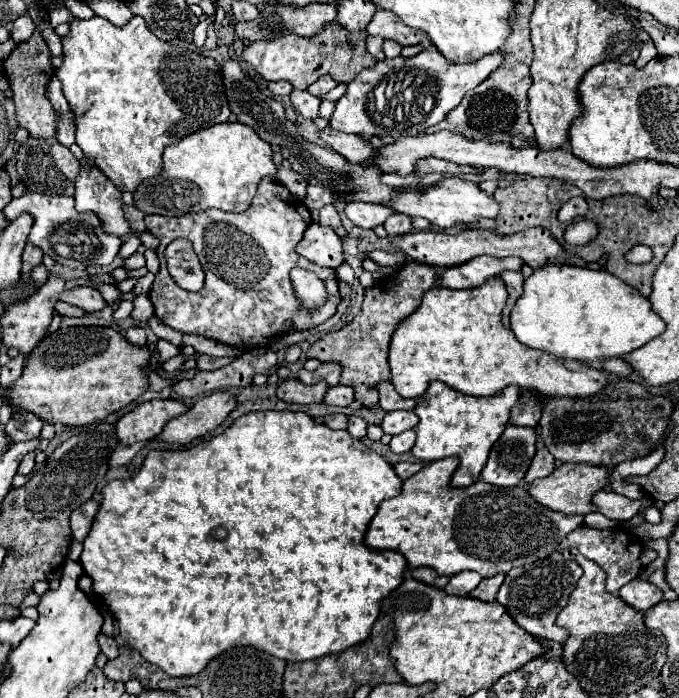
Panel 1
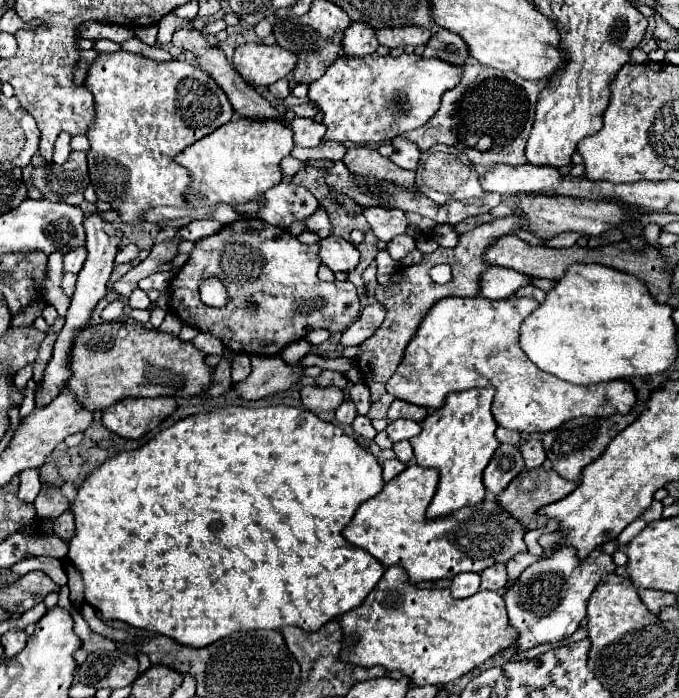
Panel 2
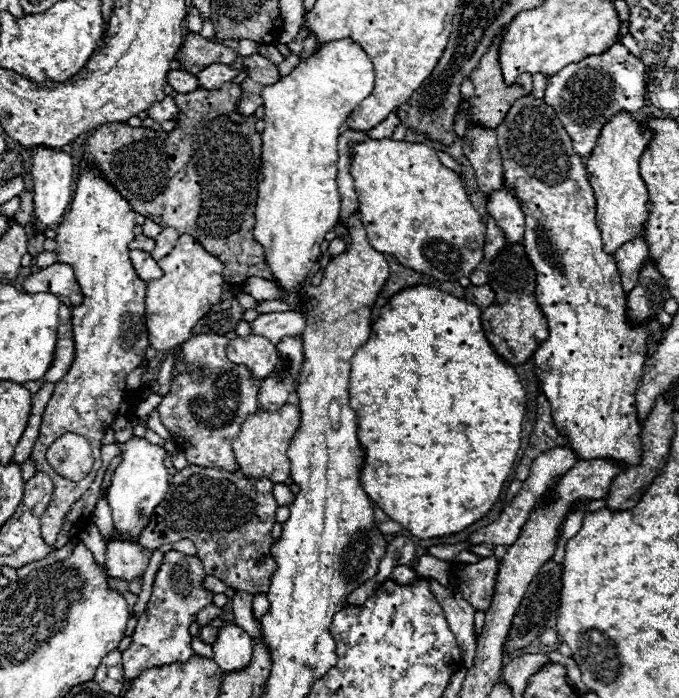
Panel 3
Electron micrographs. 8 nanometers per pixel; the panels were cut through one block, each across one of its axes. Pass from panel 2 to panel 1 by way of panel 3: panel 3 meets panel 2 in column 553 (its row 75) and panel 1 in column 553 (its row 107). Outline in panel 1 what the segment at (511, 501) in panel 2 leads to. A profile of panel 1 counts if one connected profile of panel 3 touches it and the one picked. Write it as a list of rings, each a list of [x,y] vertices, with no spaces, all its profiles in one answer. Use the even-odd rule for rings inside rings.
[[[562,464],[560,468],[556,468],[550,476],[534,480],[532,484],[528,484],[528,494],[542,504],[544,508],[550,508],[554,512],[566,514],[566,516],[574,516],[574,514],[588,514],[588,512],[596,512],[596,508],[592,506],[592,496],[608,486],[608,470],[606,468],[596,468],[596,466],[586,466],[586,464]]]

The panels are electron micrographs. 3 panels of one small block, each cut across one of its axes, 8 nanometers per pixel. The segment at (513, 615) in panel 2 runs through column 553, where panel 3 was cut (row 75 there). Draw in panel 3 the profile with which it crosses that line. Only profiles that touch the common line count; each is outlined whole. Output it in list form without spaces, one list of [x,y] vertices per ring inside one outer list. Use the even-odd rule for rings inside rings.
[[[614,44],[600,56],[588,56],[588,60],[580,60],[580,64],[568,64],[568,68],[562,68],[550,78],[544,100],[556,110],[580,156],[594,150],[604,124],[612,116],[622,110],[636,112],[642,108],[646,96],[644,70],[646,66],[640,58],[622,44]]]

